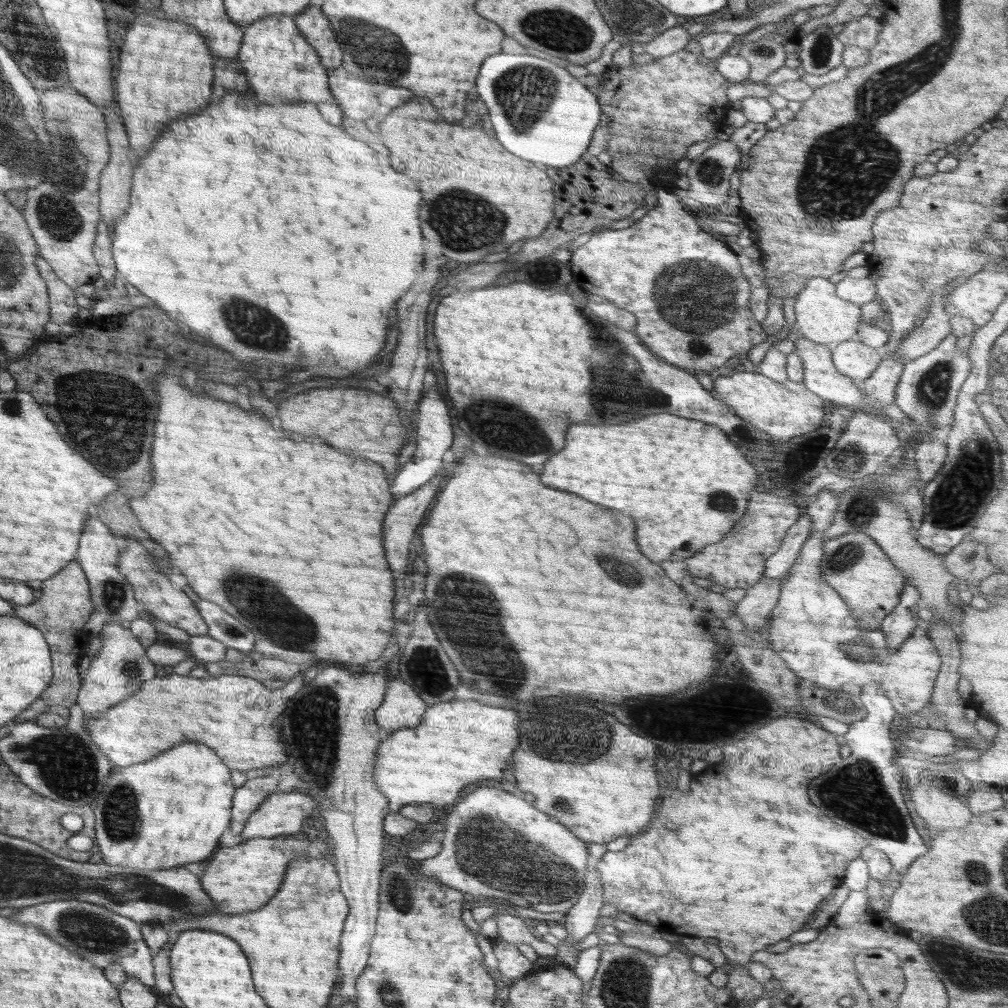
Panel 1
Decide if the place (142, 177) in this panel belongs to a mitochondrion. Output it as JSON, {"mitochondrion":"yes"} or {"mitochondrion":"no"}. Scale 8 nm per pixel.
{"mitochondrion":"no"}

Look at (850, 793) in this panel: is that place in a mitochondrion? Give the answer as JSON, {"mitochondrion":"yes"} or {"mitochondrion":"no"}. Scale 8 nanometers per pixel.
{"mitochondrion":"yes"}

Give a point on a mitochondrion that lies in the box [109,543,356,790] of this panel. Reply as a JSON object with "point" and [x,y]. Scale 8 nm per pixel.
{"point":[257,599]}

